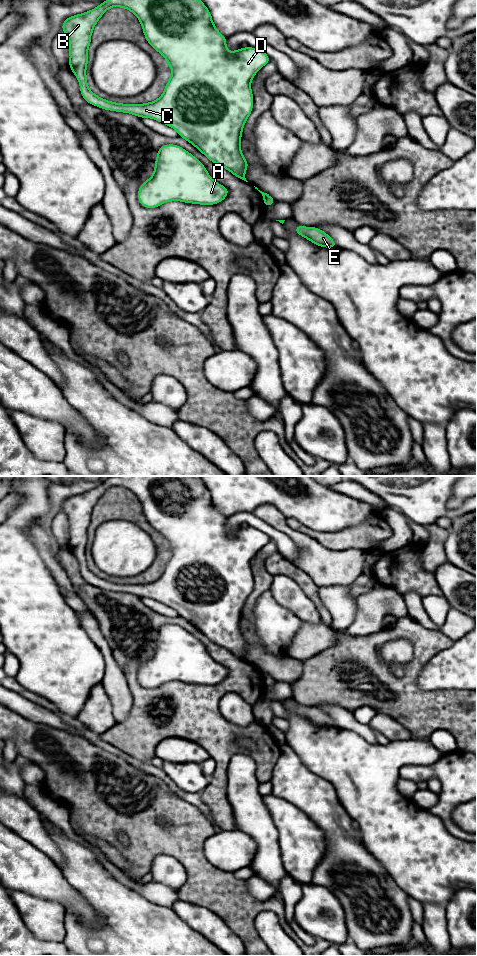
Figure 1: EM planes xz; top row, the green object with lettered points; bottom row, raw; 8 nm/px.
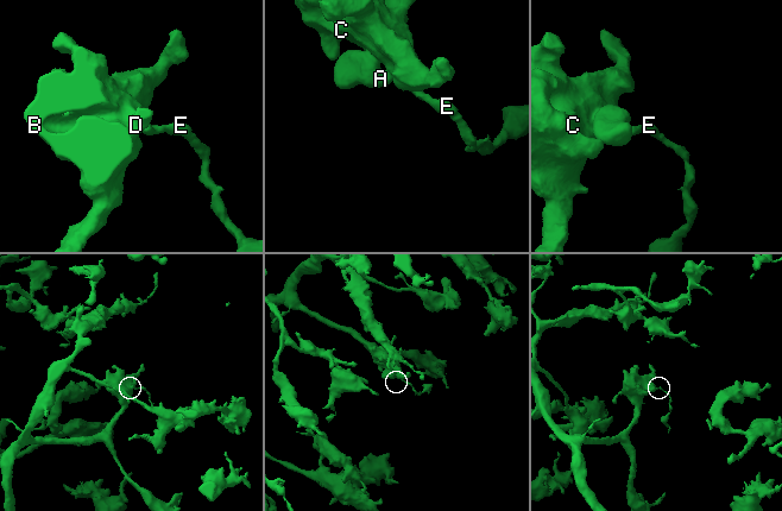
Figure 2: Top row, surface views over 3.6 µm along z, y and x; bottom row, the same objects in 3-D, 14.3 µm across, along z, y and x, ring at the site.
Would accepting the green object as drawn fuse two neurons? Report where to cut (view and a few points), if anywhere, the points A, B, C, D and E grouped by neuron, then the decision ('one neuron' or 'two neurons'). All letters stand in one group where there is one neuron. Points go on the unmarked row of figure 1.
xz (266, 673), (263, 677) | A B C D / E | two neurons

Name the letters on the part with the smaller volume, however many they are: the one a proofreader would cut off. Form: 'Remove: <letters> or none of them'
Remove: E

